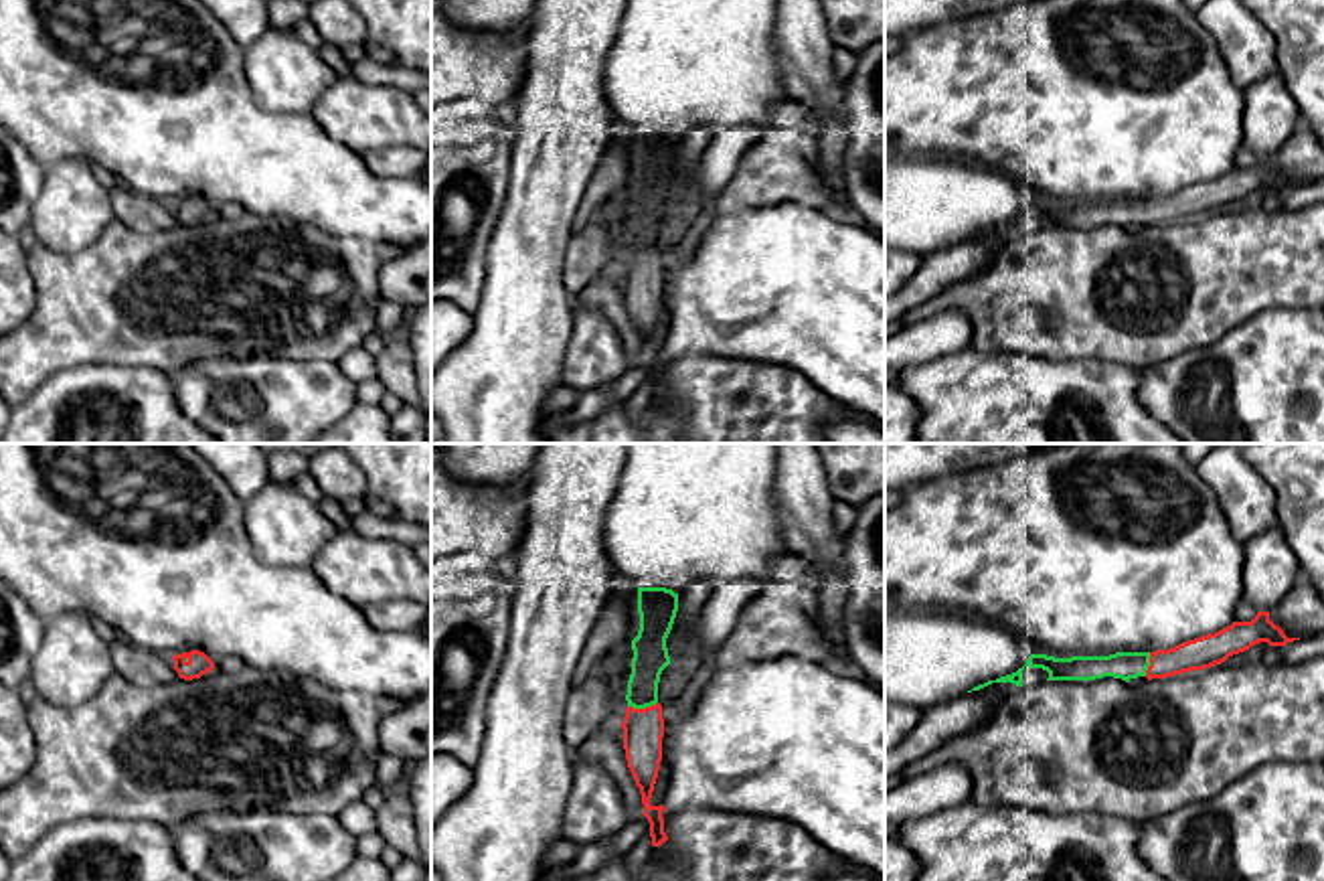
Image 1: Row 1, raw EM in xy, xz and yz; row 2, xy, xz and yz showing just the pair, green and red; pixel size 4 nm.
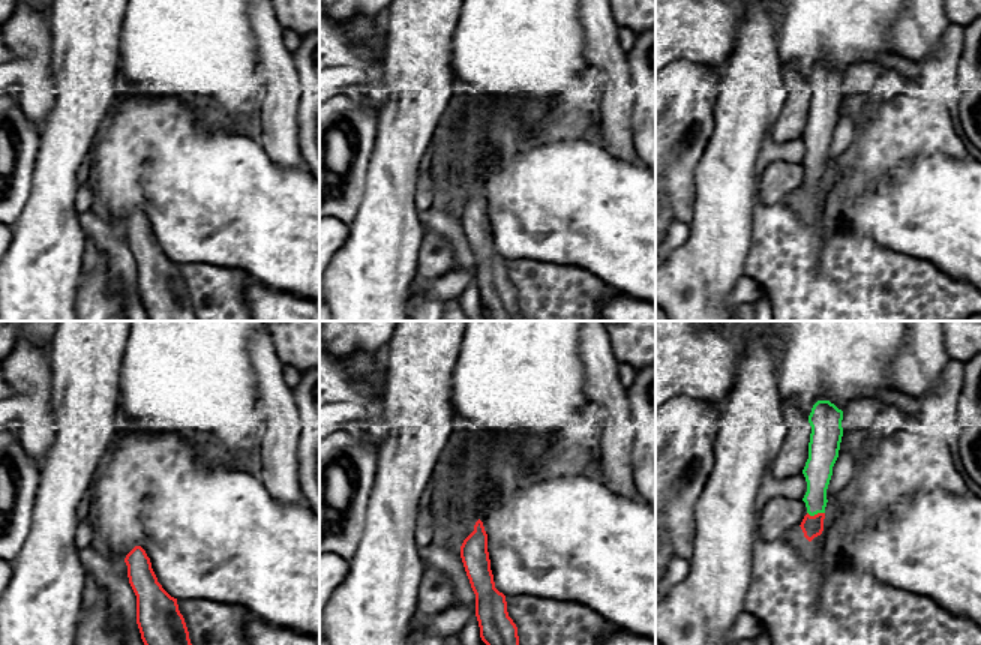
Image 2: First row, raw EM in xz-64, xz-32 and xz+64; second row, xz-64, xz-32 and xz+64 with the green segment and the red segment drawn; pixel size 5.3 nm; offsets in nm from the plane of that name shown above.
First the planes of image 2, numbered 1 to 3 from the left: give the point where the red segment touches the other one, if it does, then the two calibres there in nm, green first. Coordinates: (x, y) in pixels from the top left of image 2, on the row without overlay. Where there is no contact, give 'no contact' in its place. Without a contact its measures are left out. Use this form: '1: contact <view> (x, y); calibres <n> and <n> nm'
1: no contact
2: no contact
3: contact xz+64 (816, 177); calibres 150 and 120 nm

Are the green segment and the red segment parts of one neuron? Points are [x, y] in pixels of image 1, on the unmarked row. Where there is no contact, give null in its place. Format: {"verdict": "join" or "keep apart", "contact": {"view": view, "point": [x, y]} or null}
{"verdict": "join", "contact": {"view": "xz", "point": [642, 254]}}

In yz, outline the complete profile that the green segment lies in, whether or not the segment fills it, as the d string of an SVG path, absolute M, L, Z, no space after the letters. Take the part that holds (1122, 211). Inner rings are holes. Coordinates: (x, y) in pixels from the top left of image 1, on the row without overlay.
M1257 158L1251 168L1233 168L1215 180L1182 188L1168 196L1071 205L1030 201L1024 213L1047 217L1047 227L1095 227L1103 223L1126 229L1138 223L1152 227L1211 215L1259 188L1286 192L1294 186L1300 184L1288 184L1284 176L1269 166L1269 158Z

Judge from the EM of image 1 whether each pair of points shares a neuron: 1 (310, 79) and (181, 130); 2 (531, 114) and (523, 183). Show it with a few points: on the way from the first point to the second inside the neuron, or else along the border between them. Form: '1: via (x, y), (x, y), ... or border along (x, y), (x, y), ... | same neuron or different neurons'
1: border along (243, 53), (252, 98), (268, 112), (300, 114) | different neurons
2: via (531, 130), (531, 167) | same neuron

